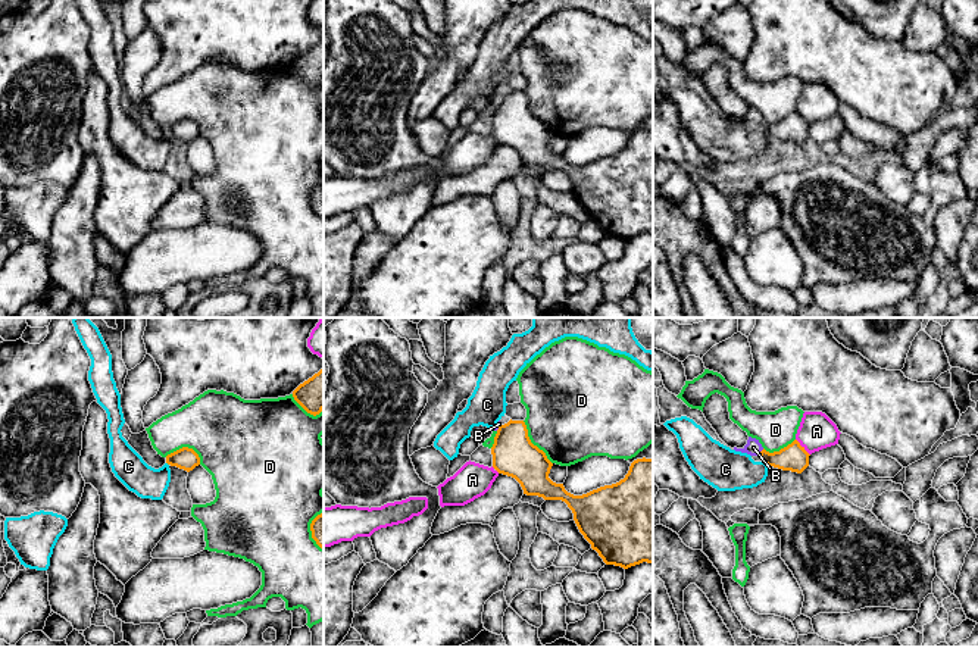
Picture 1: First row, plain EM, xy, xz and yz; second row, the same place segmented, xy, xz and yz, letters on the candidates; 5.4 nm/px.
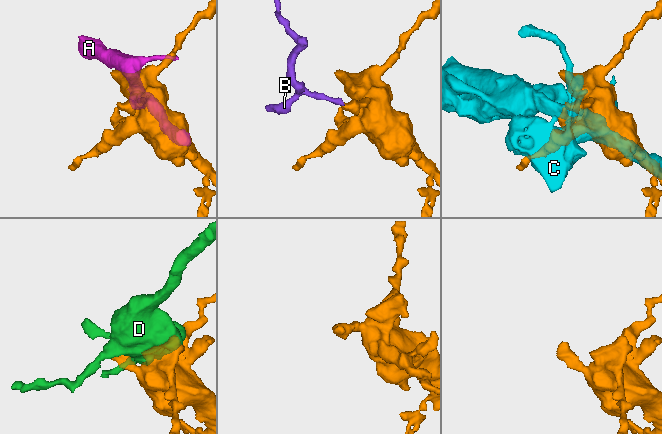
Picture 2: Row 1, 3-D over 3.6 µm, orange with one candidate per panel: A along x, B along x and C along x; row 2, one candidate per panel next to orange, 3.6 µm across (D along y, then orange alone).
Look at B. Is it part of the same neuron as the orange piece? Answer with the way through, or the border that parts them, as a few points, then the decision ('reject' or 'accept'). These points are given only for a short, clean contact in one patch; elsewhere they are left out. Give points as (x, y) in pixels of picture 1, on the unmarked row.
way yz (793, 128), (766, 128), (761, 122), (753, 118); accept

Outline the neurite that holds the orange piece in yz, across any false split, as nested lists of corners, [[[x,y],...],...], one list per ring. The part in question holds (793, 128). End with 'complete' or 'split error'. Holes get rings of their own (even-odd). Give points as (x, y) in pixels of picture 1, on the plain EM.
[[[749,107],[747,115],[743,119],[734,118],[735,122],[747,124],[750,126],[759,126],[768,137],[774,137],[782,141],[791,141],[802,144],[809,137],[809,124],[804,118],[794,110],[779,122],[766,122],[759,110]]]; split error

